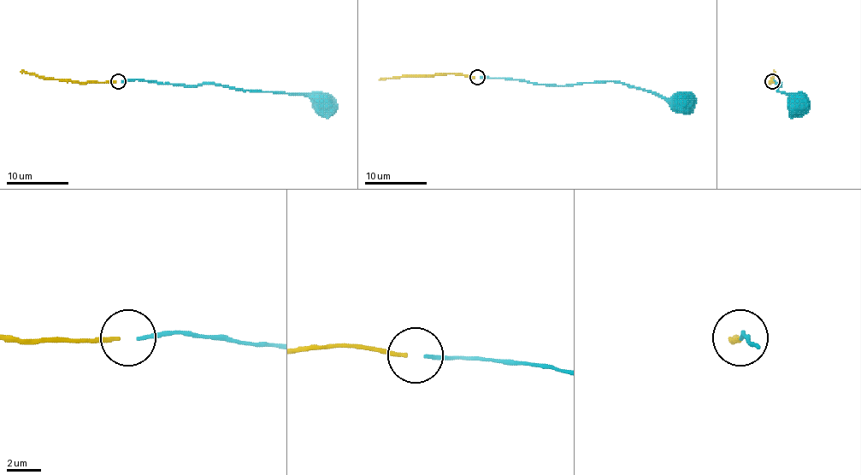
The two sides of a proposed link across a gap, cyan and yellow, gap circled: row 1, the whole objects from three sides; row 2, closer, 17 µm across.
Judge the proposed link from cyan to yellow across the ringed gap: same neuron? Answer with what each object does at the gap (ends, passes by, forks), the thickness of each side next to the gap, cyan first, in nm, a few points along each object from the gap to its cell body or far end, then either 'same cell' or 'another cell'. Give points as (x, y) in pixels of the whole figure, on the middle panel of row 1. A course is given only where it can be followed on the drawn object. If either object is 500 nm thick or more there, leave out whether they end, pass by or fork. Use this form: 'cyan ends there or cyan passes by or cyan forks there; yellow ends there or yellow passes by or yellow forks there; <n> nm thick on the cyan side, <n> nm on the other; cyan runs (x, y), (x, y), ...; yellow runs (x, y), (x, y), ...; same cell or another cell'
cyan ends there; yellow ends there; 200 nm thick on the cyan side, 240 nm on the other; cyan runs (480, 76), (557, 85), (618, 81), (662, 95), (677, 108), (682, 104); yellow runs (474, 76), (435, 73), (379, 79); another cell

